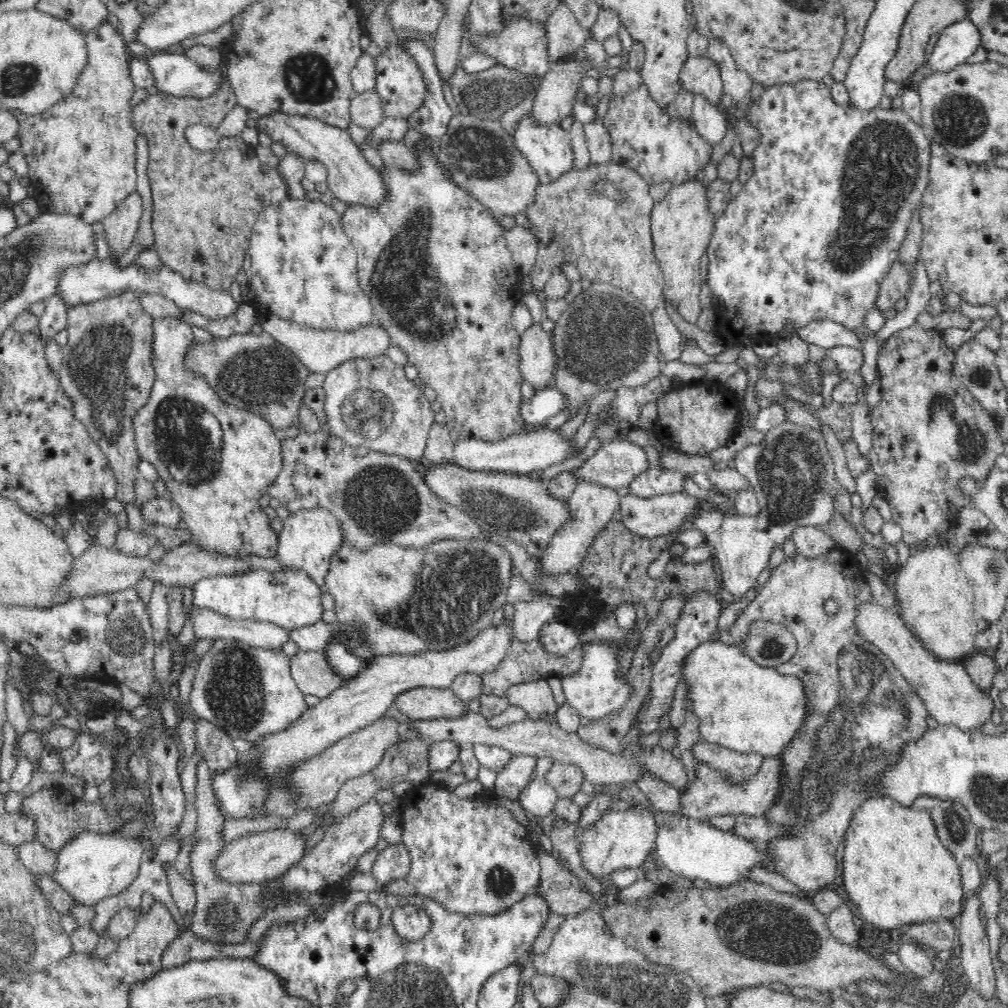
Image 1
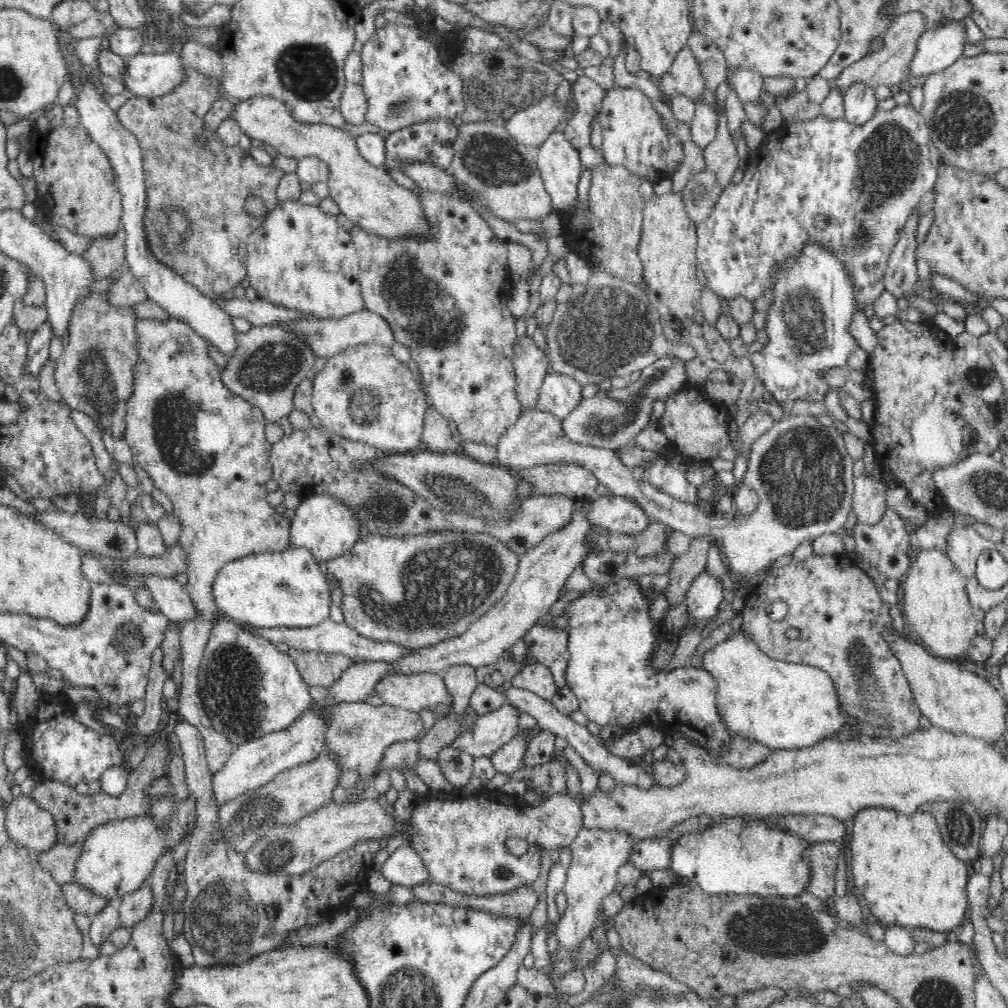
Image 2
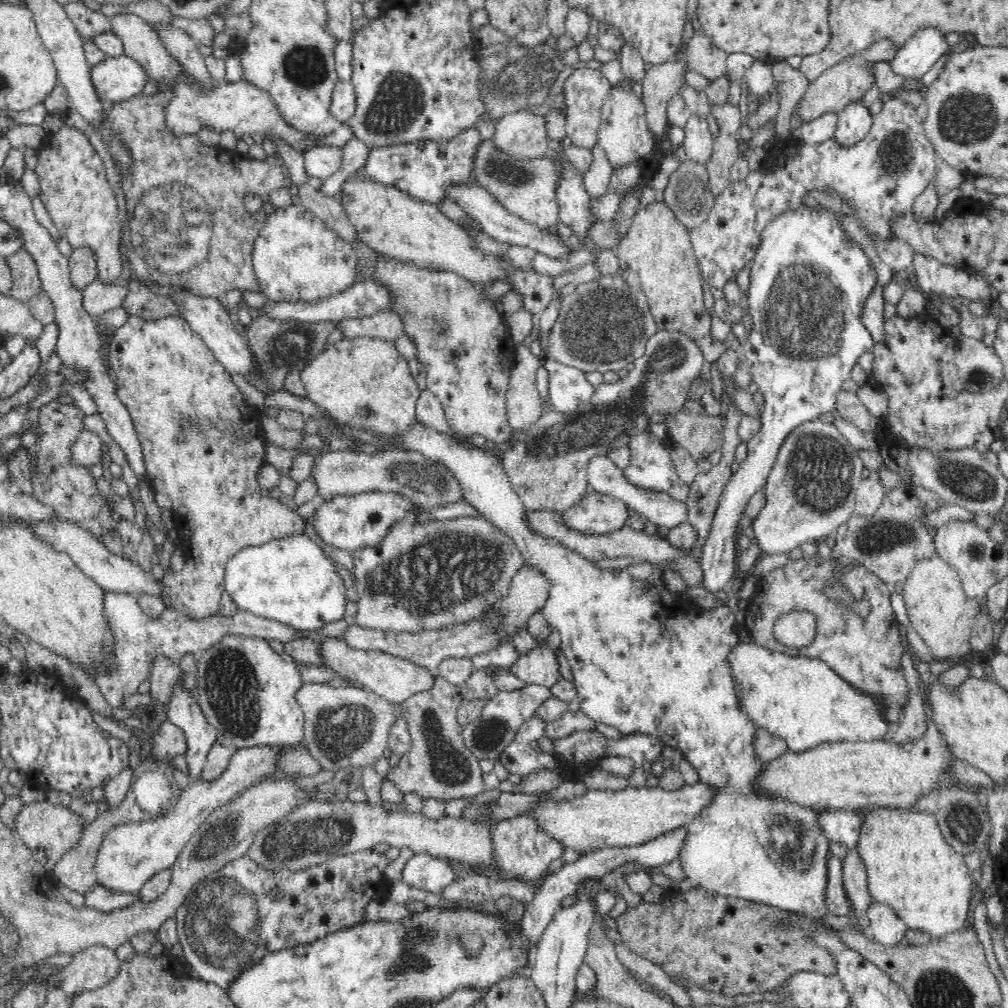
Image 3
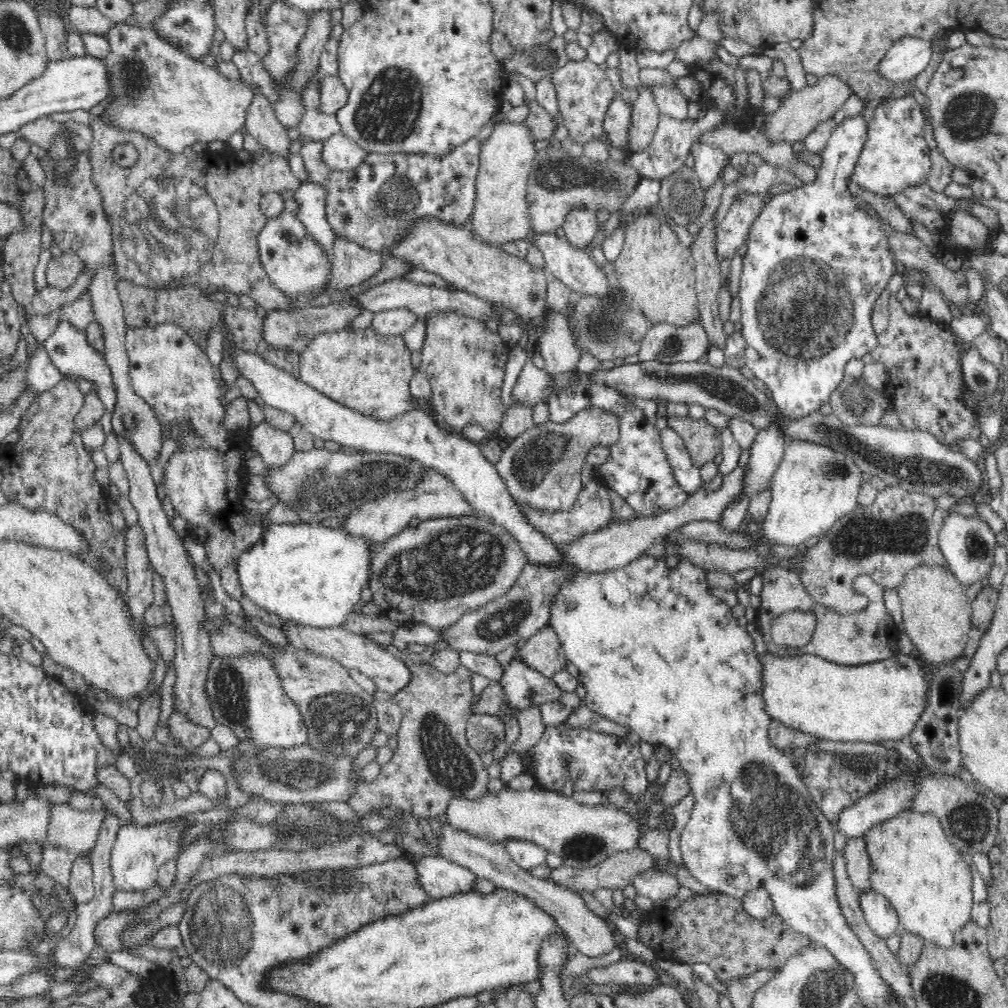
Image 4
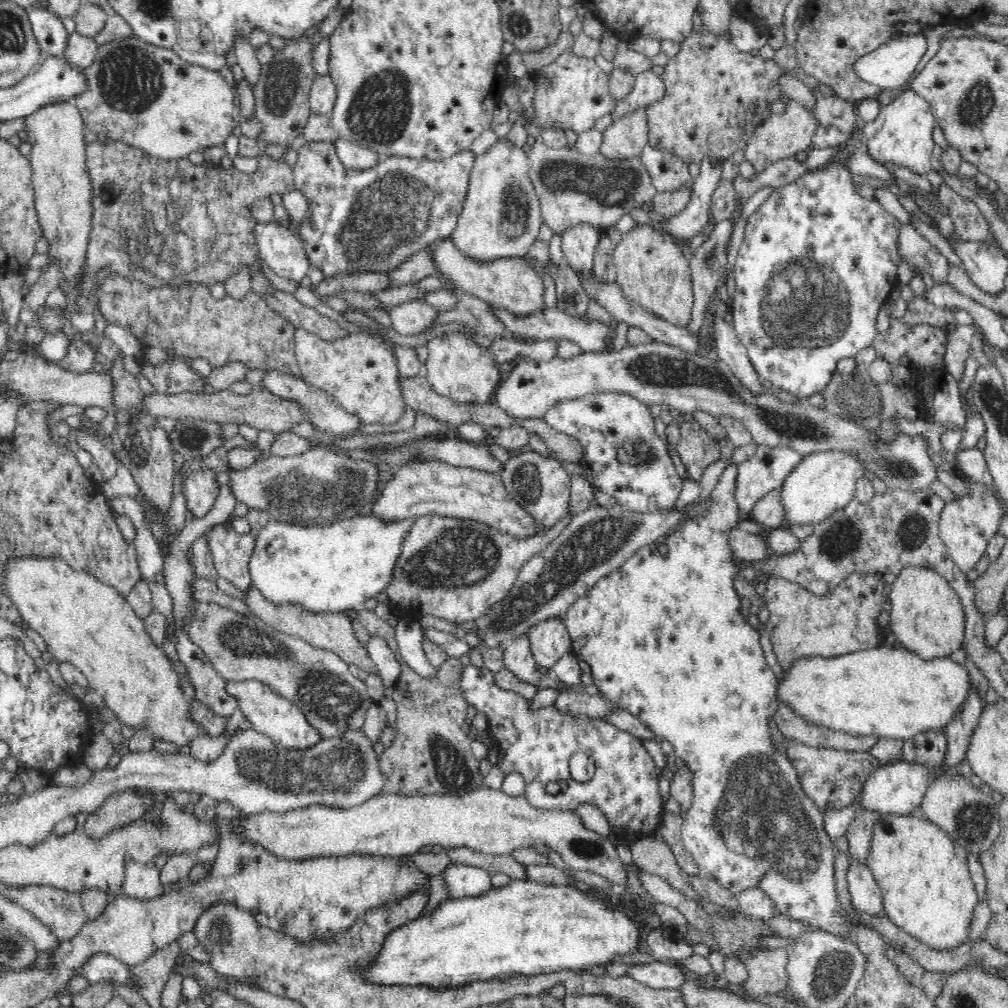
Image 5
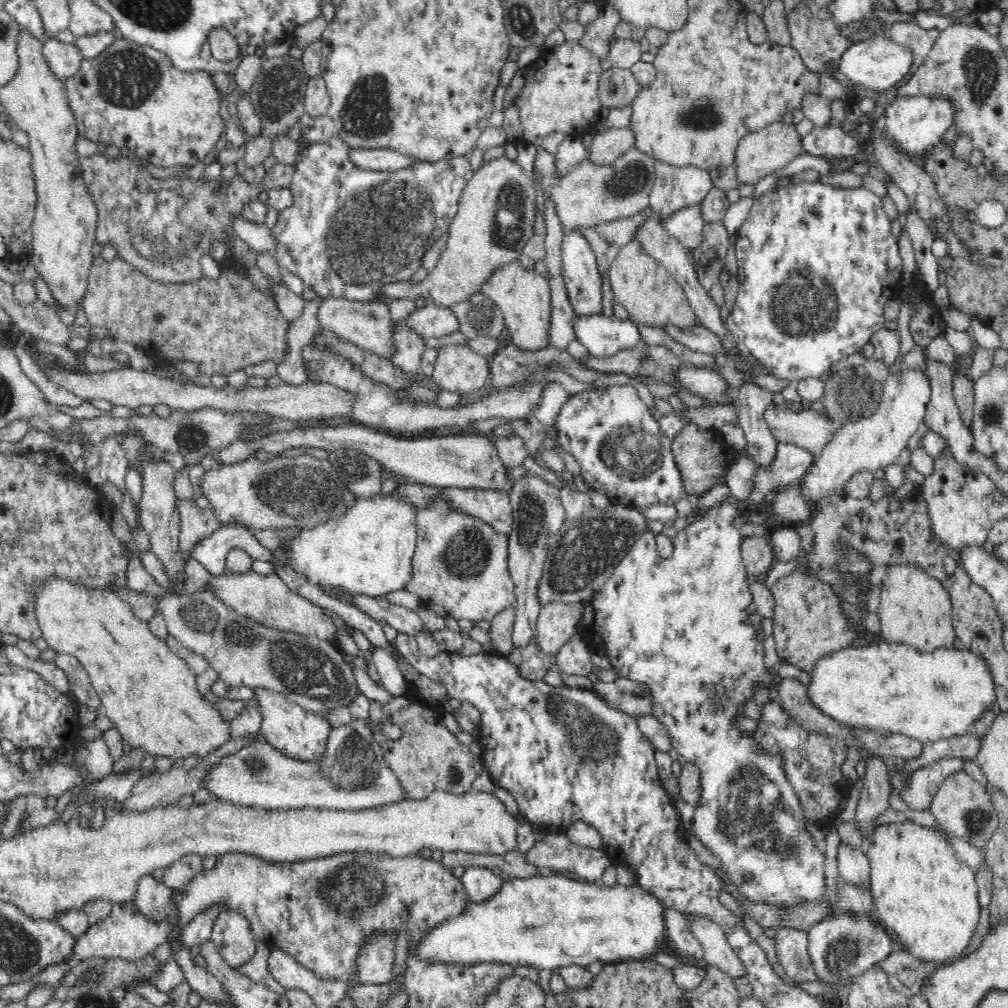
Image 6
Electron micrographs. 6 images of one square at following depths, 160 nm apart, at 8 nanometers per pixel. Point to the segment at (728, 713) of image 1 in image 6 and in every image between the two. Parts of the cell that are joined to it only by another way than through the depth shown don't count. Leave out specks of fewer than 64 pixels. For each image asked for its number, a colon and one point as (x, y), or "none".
2: (781, 705)
3: (803, 701)
4: (879, 701)
5: (886, 692)
6: (887, 687)

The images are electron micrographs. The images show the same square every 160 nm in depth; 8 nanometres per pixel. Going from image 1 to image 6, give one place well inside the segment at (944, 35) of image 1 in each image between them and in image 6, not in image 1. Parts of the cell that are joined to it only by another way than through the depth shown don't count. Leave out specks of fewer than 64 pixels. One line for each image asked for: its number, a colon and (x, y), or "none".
2: (938, 48)
3: (926, 46)
4: (907, 57)
5: (891, 65)
6: (880, 63)

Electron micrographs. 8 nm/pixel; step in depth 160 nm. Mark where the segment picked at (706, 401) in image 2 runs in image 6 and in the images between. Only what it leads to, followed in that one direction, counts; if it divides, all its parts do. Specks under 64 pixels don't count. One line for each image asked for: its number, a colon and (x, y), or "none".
3: (700, 434)
4: (703, 441)
5: (696, 448)
6: (700, 453)

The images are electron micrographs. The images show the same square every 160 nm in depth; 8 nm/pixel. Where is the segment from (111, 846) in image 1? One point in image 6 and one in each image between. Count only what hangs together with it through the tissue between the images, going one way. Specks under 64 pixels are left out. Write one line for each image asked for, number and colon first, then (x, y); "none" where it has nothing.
2: (117, 857)
3: (131, 853)
4: (138, 851)
5: (141, 881)
6: (152, 897)

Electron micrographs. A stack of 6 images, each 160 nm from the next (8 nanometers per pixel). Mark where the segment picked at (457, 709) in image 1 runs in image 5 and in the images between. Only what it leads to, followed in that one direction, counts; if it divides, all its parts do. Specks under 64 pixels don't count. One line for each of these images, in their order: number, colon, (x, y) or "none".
2: (421, 691)
3: (393, 678)
4: (388, 670)
5: (330, 631)

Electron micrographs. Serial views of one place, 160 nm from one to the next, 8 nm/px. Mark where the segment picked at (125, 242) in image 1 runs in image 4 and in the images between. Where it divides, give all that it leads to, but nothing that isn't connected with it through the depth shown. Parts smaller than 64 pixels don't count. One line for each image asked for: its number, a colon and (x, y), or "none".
2: (106, 255)
3: (83, 263)
4: (63, 271)

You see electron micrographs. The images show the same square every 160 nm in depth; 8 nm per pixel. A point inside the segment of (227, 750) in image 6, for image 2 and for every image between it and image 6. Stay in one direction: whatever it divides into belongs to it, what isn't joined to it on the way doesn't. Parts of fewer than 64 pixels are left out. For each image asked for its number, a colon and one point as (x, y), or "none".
2: (26, 823)
3: (48, 830)
4: (75, 831)
5: (117, 811)

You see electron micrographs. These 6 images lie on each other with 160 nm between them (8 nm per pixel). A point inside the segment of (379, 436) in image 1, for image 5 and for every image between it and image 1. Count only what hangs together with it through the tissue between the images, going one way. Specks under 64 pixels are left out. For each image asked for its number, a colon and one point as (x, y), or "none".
2: (365, 394)
3: (360, 384)
4: (367, 372)
5: (361, 372)

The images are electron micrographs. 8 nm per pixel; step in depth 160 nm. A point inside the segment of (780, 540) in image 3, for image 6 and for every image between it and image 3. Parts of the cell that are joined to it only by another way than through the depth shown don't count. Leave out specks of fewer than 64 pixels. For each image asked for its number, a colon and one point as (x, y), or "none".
4: (814, 485)
5: (822, 482)
6: (868, 443)

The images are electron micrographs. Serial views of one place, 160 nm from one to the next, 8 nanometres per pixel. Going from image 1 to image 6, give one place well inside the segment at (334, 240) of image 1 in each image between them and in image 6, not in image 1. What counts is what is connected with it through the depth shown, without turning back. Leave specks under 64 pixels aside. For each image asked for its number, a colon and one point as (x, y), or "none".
2: (300, 258)
3: (296, 257)
4: (295, 263)
5: (279, 245)
6: (259, 237)

